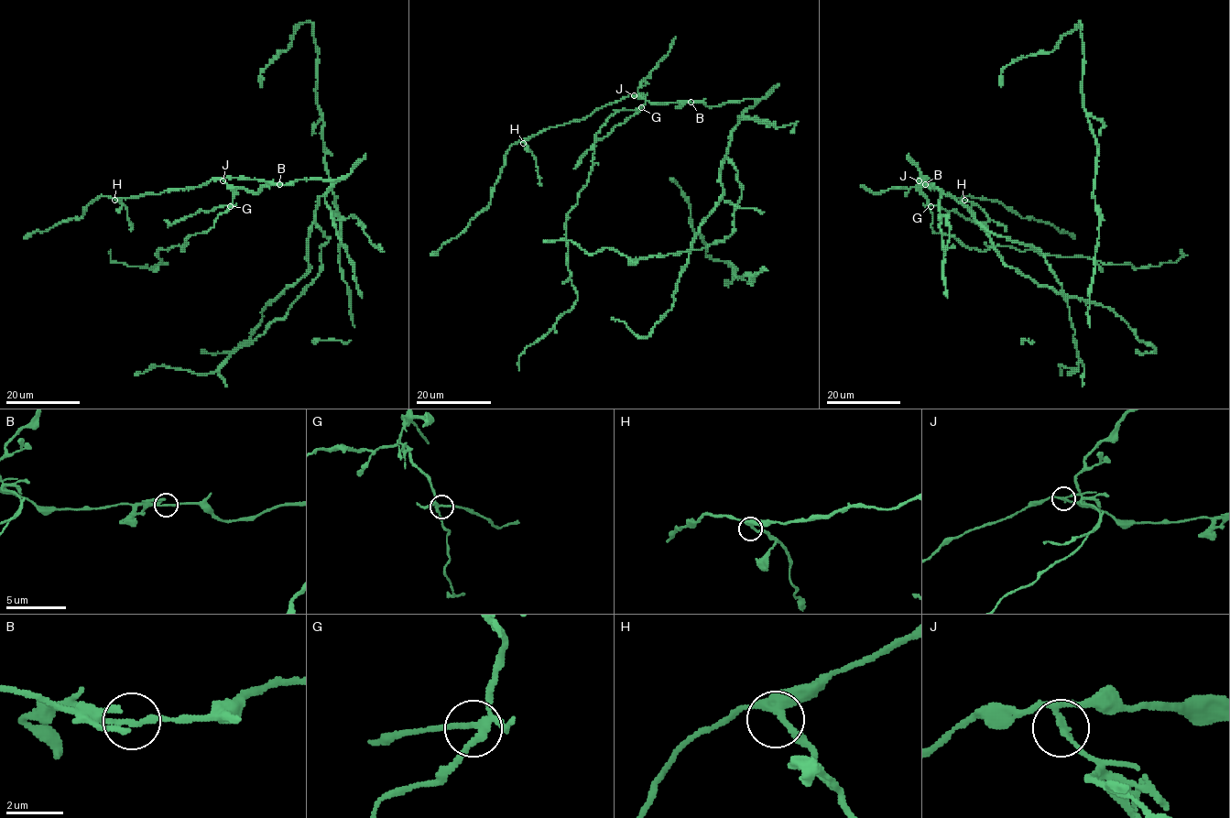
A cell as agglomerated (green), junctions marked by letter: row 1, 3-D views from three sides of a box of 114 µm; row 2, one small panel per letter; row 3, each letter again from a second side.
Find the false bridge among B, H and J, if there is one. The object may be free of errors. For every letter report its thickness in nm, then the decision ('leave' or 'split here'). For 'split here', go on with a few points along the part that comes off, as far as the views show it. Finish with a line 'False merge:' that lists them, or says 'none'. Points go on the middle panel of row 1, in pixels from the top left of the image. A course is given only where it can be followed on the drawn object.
B: 180 nm | leave
H: 280 nm | leave
J: 170 nm | split here | (634, 95), (645, 100), (643, 105), (614, 114), (595, 135), (588, 182), (565, 223), (577, 300), (518, 364)
False merge: J

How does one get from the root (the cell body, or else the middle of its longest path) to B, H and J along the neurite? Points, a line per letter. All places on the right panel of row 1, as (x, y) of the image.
B: (964, 207), (952, 196), (941, 193), (927, 178), (922, 178), (930, 179), (925, 184)
H: (964, 207), (921, 179), (929, 179), (925, 184), (926, 179), (918, 178), (929, 187), (964, 200)
J: (964, 207), (952, 196), (941, 193), (927, 178), (921, 179), (929, 179), (925, 184), (925, 178), (918, 180)

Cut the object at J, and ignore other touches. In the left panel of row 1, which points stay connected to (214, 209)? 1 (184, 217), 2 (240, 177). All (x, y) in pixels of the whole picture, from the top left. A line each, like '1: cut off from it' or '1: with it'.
1: with it
2: cut off from it

